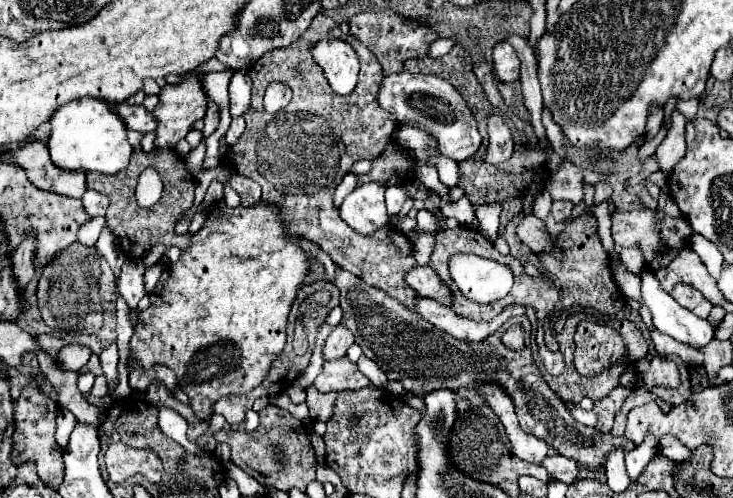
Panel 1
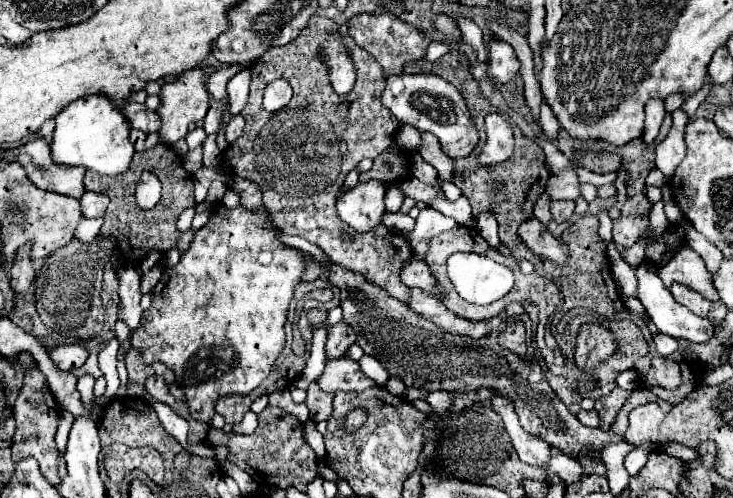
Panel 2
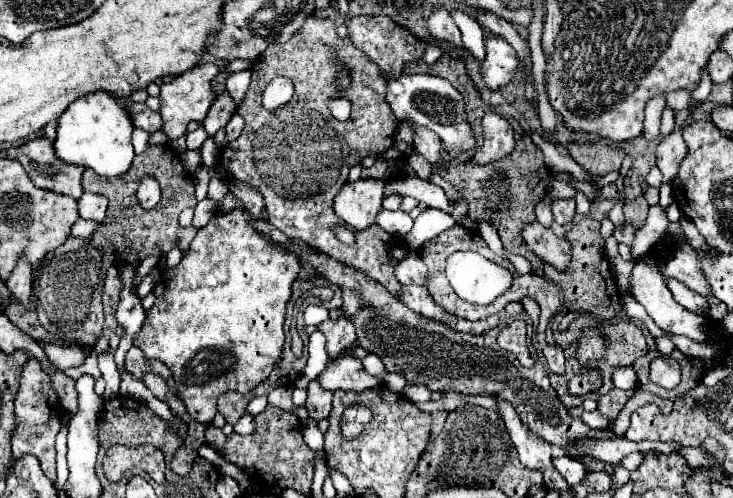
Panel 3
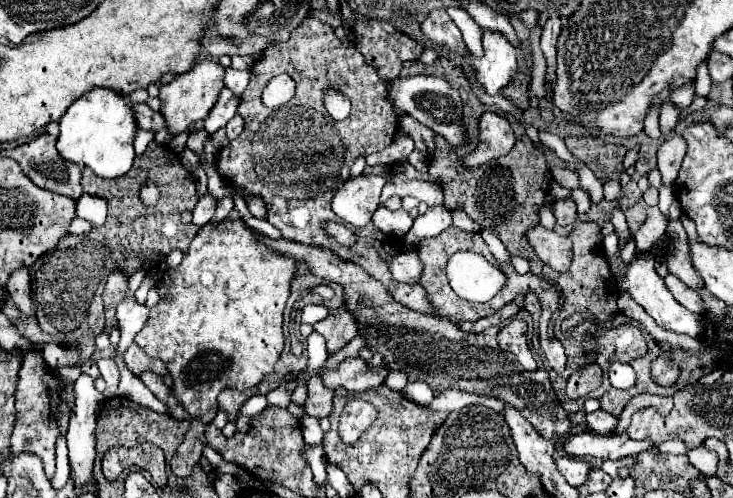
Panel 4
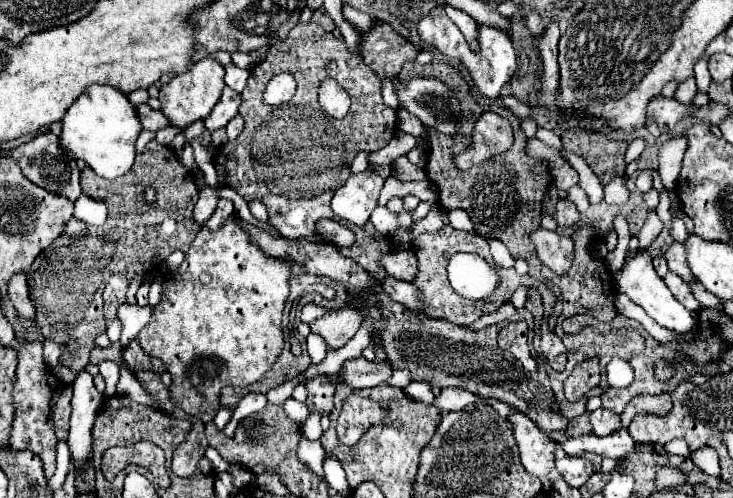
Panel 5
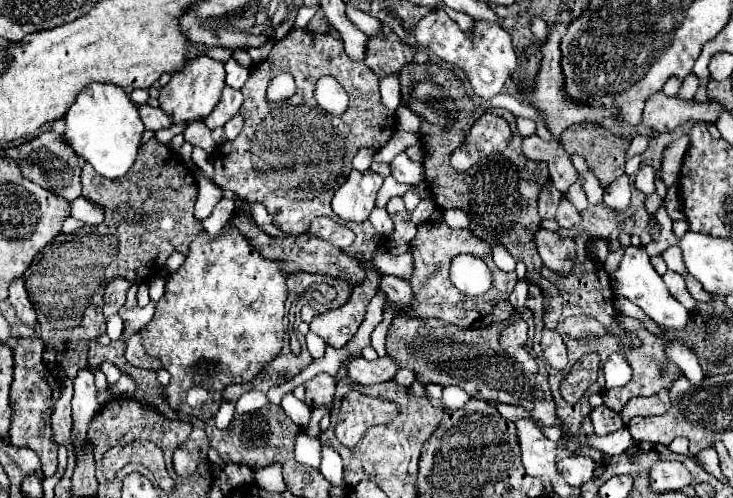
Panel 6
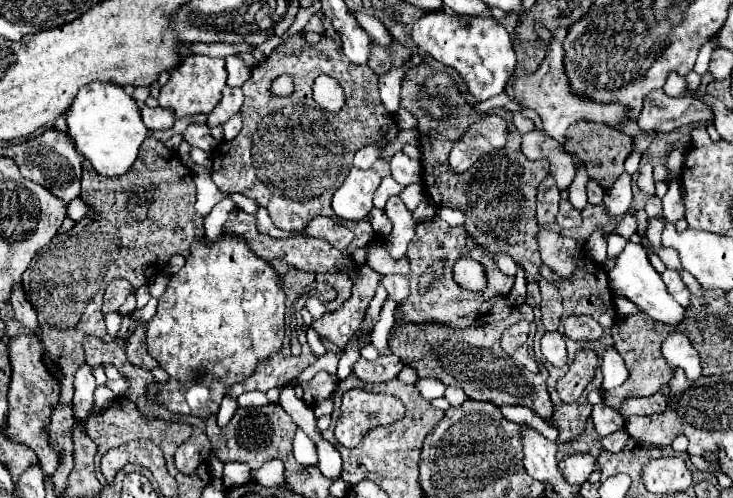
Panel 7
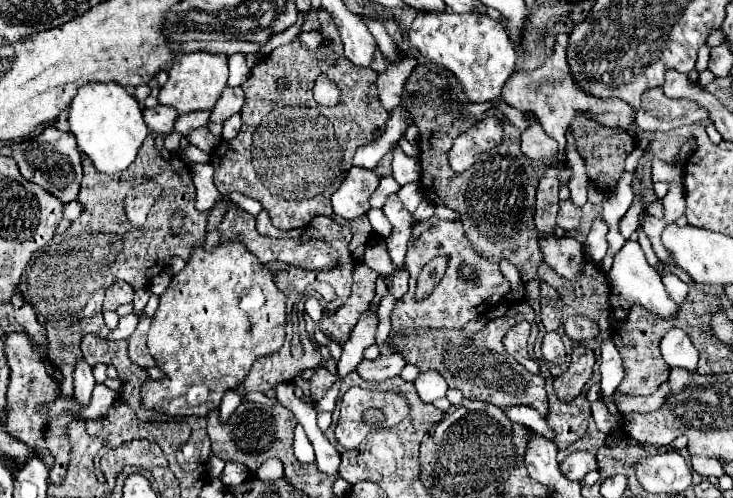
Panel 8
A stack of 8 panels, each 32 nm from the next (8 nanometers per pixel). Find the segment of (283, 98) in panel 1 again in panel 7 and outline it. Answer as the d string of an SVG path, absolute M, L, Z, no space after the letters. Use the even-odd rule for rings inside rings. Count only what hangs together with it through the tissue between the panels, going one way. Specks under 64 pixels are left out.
M282 74L274 80L272 84L272 94L274 96L288 96L292 94L292 78L288 74Z

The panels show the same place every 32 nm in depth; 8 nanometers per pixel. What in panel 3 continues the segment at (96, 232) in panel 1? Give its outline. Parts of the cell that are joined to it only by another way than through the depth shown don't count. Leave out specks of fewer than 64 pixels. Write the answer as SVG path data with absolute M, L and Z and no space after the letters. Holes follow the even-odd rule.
M78 220L78 222L74 224L72 236L76 236L76 238L84 238L84 240L90 240L92 234L98 230L98 226L100 226L100 222L96 222L96 220Z

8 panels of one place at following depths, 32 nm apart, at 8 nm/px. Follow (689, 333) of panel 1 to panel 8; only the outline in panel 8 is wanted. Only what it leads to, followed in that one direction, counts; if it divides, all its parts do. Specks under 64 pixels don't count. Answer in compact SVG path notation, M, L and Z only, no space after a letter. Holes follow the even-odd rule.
M626 240L624 248L614 256L614 264L612 264L612 270L608 272L608 284L610 284L610 290L634 304L640 304L644 306L650 314L658 316L658 318L674 318L680 310L680 306L666 294L666 288L662 284L662 278L660 274L646 262L646 256L644 256L644 250L640 248L638 242L632 242L632 240Z

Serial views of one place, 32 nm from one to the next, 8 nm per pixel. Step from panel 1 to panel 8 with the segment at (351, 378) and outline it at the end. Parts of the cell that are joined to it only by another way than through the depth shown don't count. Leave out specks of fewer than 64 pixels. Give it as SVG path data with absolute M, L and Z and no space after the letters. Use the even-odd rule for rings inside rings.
M382 354L376 360L362 360L356 366L356 372L360 374L360 378L368 380L368 382L384 382L388 378L394 378L402 372L402 368L406 366L406 360L400 354Z

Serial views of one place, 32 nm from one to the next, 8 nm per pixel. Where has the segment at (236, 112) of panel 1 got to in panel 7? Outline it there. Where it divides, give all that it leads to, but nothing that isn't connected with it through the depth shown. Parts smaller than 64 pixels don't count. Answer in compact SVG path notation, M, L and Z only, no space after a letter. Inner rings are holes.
M238 56L226 58L226 72L228 72L228 86L240 88L250 78L250 68Z

